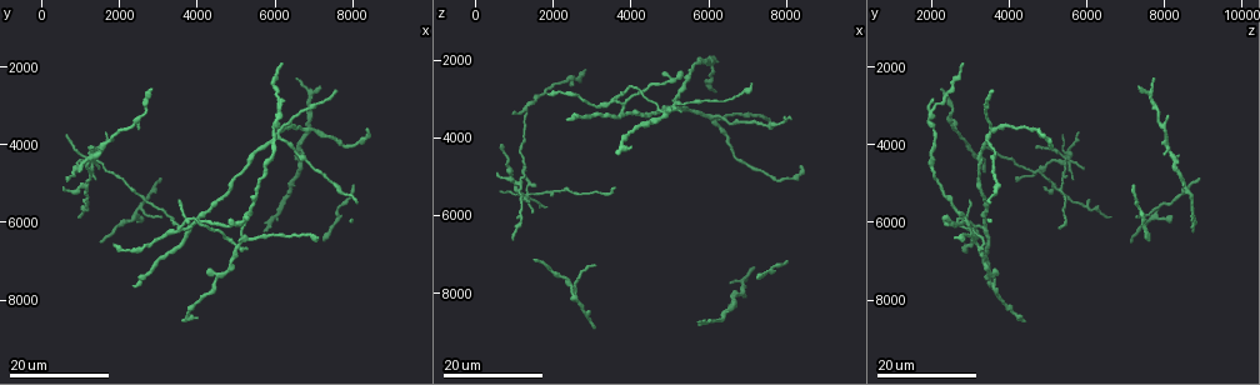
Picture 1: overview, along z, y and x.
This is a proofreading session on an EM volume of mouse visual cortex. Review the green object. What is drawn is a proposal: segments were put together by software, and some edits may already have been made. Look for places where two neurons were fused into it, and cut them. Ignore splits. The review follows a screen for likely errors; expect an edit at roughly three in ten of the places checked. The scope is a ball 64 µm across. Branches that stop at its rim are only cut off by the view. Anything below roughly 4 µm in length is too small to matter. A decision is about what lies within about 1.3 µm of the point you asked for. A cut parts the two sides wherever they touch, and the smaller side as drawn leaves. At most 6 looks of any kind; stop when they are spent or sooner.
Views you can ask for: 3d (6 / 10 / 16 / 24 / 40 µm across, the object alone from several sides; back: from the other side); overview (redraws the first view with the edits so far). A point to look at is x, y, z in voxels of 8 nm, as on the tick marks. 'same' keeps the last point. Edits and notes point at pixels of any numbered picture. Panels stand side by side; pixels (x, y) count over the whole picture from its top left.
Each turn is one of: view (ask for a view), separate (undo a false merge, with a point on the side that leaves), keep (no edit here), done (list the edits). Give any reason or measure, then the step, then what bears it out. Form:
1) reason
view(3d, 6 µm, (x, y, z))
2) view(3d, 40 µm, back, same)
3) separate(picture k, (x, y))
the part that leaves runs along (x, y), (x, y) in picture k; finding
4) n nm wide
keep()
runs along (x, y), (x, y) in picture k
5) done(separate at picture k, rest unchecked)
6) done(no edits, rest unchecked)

three arms meet
view(3d, 16 µm, (3500, 6200, 3050))

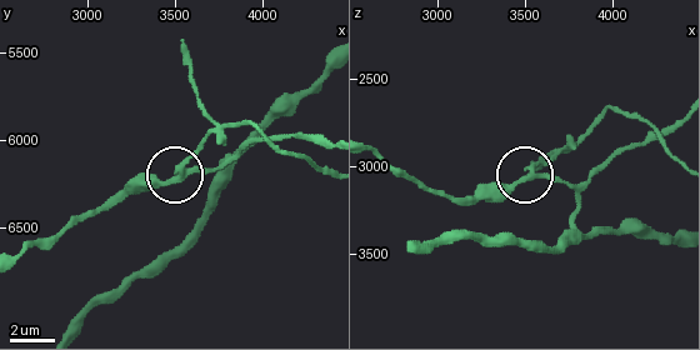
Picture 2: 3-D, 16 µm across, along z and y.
zoom in
view(3d, 10 µm, (3540, 6180, 3000))

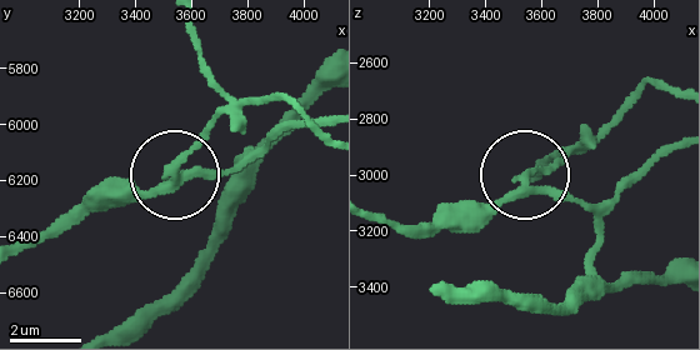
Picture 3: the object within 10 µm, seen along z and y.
220 nm wide
separate(picture 3, (204, 130))
two neurons meet here

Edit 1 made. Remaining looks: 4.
redraw
view(overview)

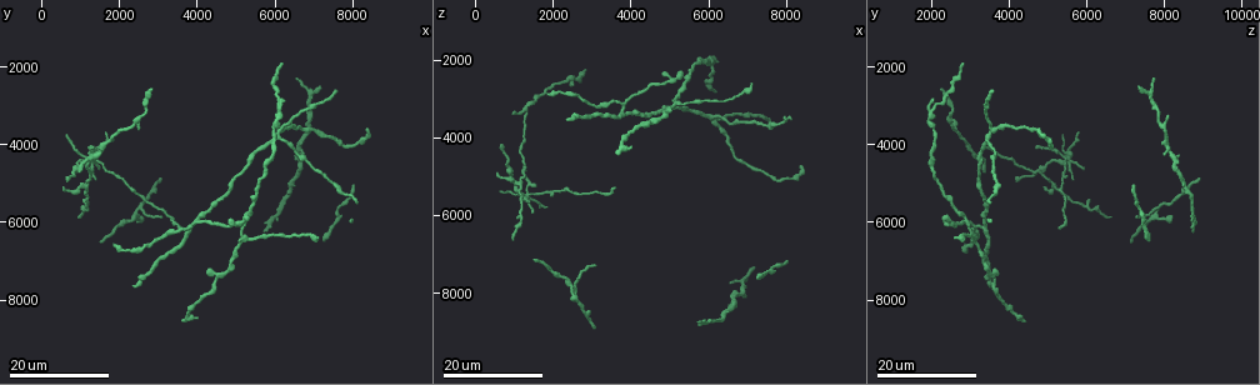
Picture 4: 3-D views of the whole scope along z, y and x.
three-way junction
view(3d, 16 µm, (1050, 5150, 5200))

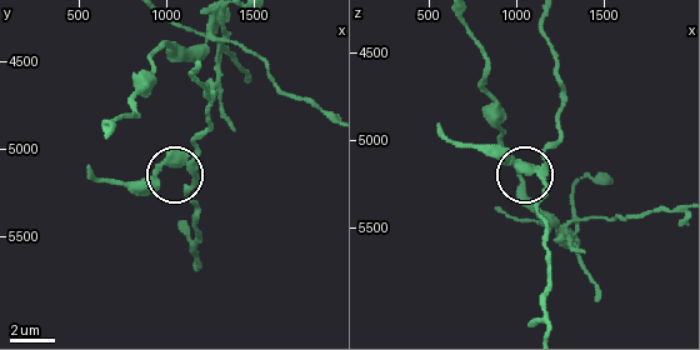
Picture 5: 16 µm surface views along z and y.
view(3d, 6 µm, (1100, 5120, 5180))

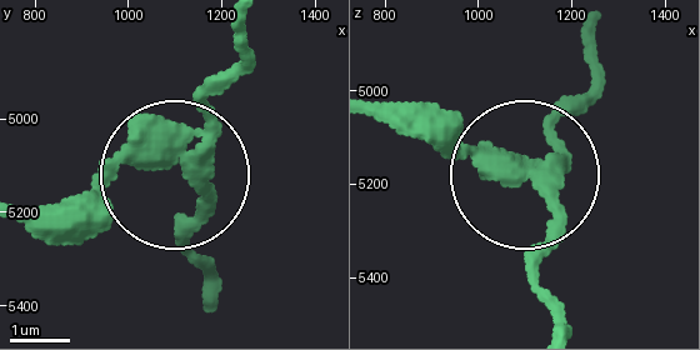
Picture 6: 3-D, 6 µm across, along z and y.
3 arms
separate(picture 6, (220, 79))
the part that leaves runs along (549, 163), (589, 33) in picture 6; two neurons meet here

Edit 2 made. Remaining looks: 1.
done(separate at picture 3, separate at picture 6, rest unchecked)

